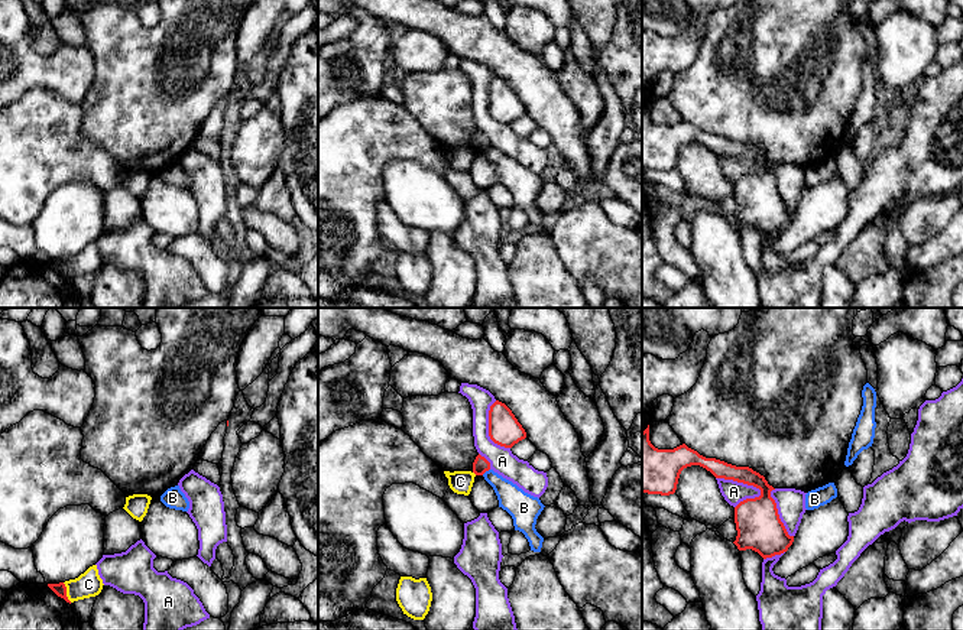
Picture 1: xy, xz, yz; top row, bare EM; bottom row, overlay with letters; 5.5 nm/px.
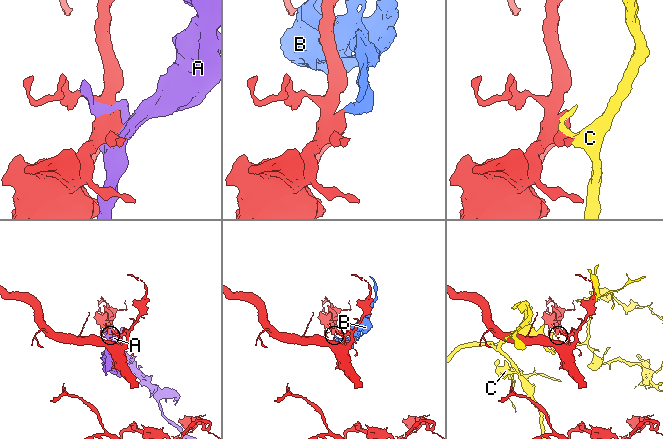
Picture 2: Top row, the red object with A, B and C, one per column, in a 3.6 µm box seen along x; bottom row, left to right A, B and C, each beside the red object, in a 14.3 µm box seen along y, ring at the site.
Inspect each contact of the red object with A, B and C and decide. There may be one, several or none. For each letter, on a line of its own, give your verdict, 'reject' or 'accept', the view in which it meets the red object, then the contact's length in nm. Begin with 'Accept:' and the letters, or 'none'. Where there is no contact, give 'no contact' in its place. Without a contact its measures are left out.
Accept: none
A: reject | yz | 280 nm
B: reject | xz | 60 nm
C: reject | xy | 120 nm

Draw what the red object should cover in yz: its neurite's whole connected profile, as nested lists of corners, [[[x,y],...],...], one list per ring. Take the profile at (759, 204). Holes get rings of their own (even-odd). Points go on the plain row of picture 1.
[[[649,101],[642,108],[642,169],[669,172],[677,166],[684,144],[700,142],[716,155],[733,156],[761,166],[761,172],[746,175],[735,184],[739,227],[752,225],[763,236],[781,231],[794,218],[779,195],[775,176],[763,152],[749,143],[736,143],[716,134],[706,134],[685,120],[674,126],[658,126],[649,117]]]

